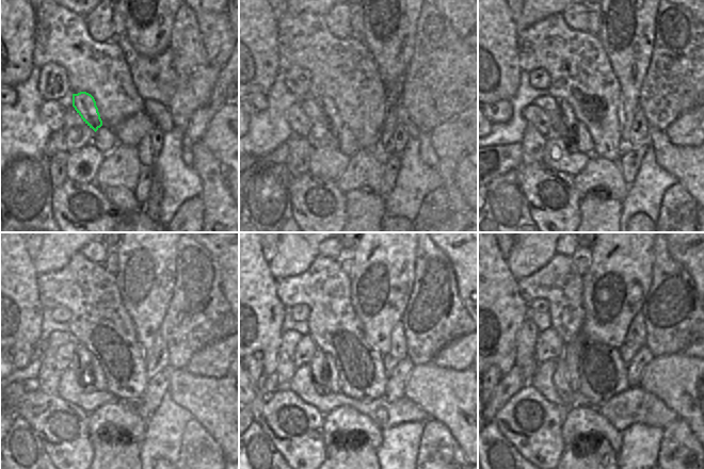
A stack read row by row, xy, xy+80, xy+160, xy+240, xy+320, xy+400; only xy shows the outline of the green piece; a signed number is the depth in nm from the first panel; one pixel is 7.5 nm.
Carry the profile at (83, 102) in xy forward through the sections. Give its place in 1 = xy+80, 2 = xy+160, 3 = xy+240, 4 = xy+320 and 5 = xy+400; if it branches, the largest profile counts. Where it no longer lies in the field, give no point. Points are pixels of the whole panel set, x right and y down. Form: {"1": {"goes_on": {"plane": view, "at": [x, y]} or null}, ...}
{"1": {"goes_on": {"plane": "xy+80", "at": [329, 111]}}, "2": {"goes_on": {"plane": "xy+160", "at": [568, 116]}}, "3": {"goes_on": {"plane": "xy+240", "at": [81, 359]}}, "4": {"goes_on": {"plane": "xy+320", "at": [320, 371]}}, "5": {"goes_on": {"plane": "xy+400", "at": [561, 381]}}}

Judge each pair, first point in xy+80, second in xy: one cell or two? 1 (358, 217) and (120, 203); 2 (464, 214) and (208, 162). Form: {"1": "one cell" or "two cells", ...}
{"1": "one cell", "2": "one cell"}

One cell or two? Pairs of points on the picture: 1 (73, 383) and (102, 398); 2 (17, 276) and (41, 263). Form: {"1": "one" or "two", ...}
{"1": "one", "2": "two"}

